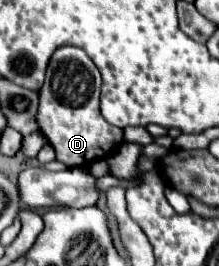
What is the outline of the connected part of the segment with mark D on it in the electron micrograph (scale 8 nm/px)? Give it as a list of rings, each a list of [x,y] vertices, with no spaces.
[[[61,46],[51,56],[47,66],[45,84],[41,86],[39,102],[39,130],[57,152],[57,160],[69,168],[91,166],[93,162],[109,156],[113,148],[123,142],[123,130],[105,122],[99,112],[101,74],[93,60],[77,46]]]

